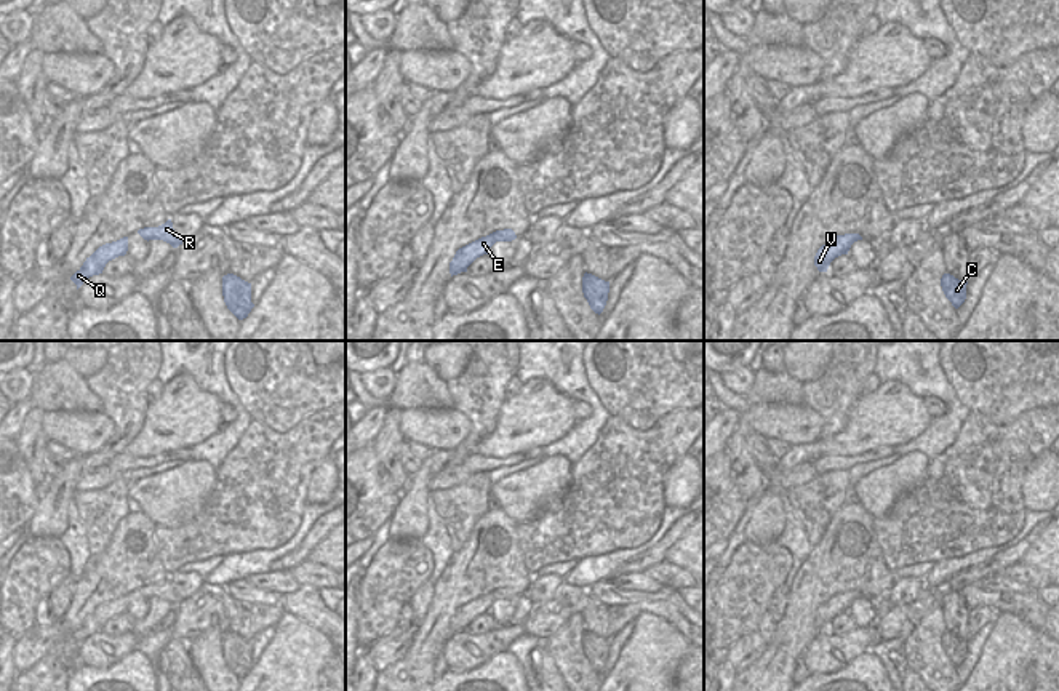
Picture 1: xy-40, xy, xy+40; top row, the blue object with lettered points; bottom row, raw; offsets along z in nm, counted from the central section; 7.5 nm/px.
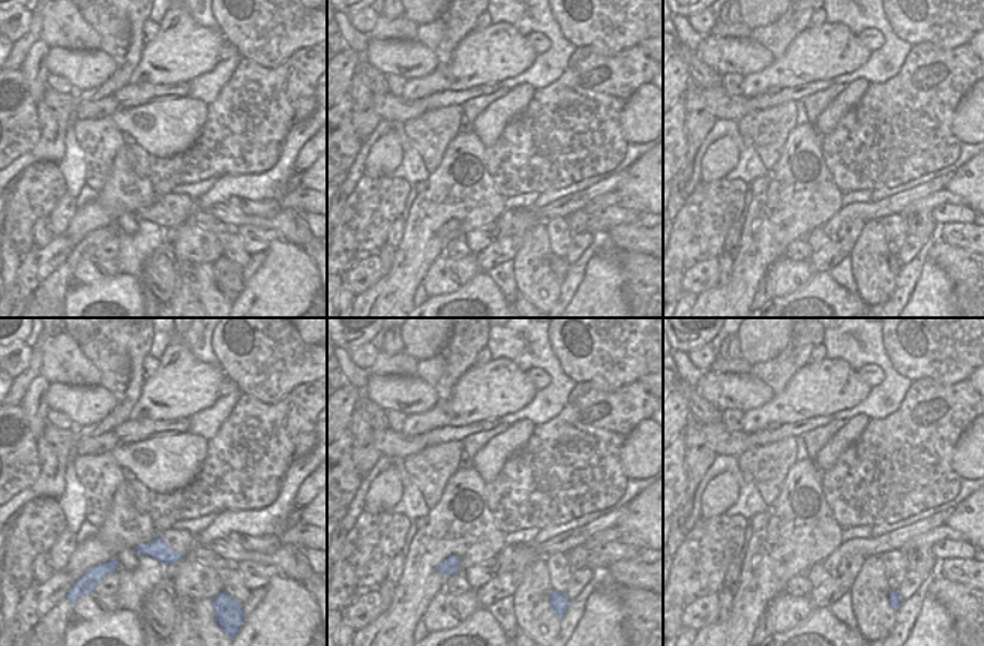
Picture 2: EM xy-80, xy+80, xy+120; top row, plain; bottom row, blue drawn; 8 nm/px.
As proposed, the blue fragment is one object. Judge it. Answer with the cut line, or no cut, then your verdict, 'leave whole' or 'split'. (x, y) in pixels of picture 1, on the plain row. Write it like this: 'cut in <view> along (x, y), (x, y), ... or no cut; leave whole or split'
no cut; leave whole

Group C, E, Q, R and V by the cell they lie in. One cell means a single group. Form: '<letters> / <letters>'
C E Q R V

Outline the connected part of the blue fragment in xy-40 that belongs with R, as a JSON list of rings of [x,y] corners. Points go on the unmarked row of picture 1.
[[[168,577],[165,582],[158,584],[158,585],[139,587],[138,592],[147,600],[149,598],[163,598],[163,600],[170,601],[173,606],[178,606],[179,603],[182,603],[182,598],[176,593],[176,590],[173,587],[171,577]]]

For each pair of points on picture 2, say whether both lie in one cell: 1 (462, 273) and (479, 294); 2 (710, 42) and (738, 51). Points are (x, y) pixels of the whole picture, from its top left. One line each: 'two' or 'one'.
1: two
2: one

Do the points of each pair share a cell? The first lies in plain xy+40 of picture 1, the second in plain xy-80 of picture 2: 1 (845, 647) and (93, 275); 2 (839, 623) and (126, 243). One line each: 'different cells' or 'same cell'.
1: same cell
2: different cells

